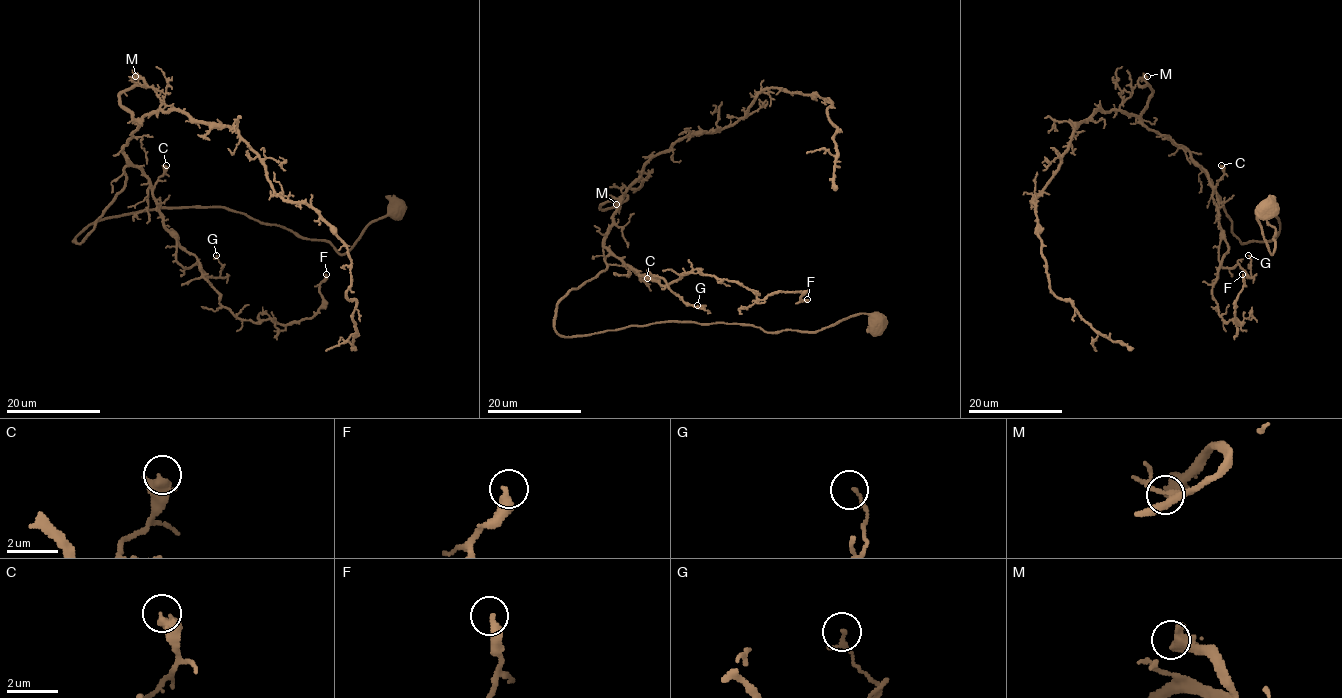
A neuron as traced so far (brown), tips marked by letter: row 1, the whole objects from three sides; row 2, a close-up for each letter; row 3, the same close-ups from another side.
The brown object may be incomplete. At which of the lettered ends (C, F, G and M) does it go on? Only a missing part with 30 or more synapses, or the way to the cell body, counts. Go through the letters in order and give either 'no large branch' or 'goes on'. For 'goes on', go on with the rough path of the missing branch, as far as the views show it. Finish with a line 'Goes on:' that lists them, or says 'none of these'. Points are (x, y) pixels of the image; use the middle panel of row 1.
C: no large branch
F: no large branch
G: no large branch
M: goes on
Goes on: M

